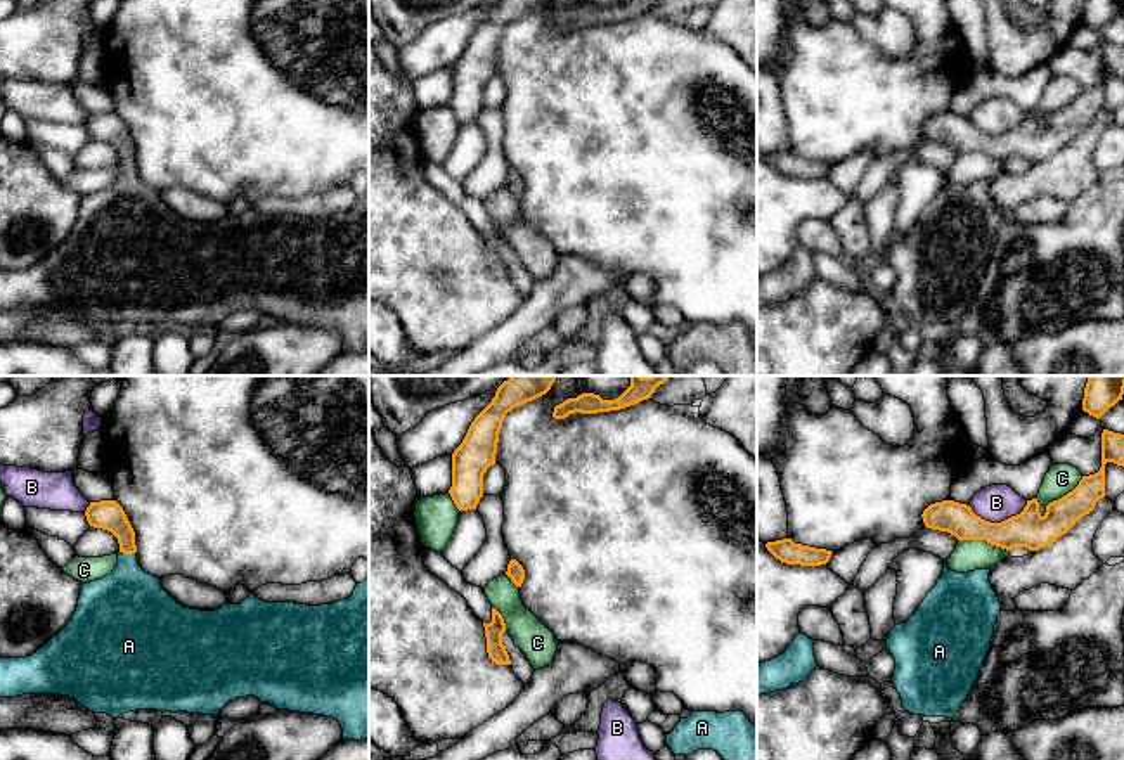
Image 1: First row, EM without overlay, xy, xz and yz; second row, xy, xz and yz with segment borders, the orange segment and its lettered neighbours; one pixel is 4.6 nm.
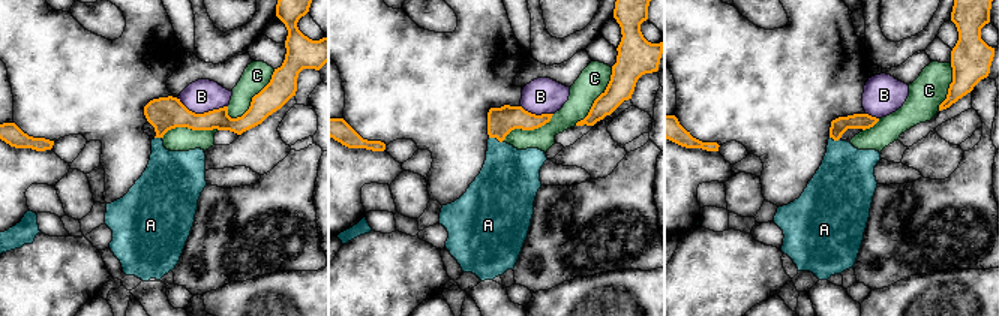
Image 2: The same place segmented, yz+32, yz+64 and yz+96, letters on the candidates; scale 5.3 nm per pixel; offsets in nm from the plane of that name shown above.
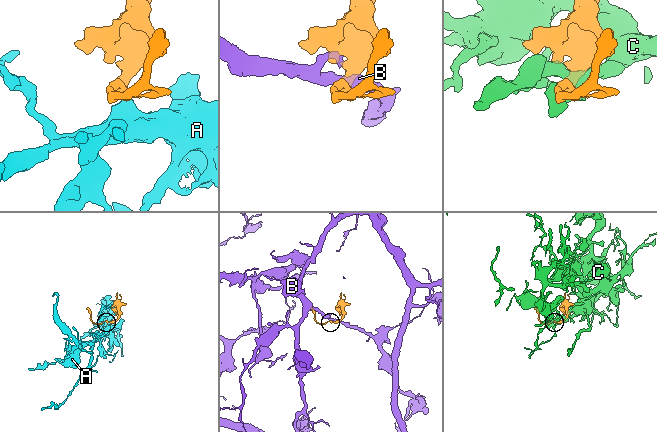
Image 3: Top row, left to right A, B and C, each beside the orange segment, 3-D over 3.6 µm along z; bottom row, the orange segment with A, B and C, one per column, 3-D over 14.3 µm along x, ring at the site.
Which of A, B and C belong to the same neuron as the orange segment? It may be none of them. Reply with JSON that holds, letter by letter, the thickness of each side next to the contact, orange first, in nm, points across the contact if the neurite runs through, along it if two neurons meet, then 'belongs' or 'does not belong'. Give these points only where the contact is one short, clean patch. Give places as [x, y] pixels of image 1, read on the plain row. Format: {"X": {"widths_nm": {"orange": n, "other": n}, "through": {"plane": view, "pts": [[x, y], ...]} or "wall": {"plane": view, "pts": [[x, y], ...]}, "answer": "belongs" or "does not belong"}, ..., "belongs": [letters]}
{"A": {"widths_nm": {"orange": 140, "other": 360}, "through": {"plane": "xy", "pts": [[108, 127], [125, 146], [127, 165], [129, 218]]}, "answer": "belongs"}, "B": {"widths_nm": {"orange": 170, "other": 170}, "wall": {"plane": "yz", "pts": [[1027, 113], [1019, 125], [1000, 134], [982, 132], [968, 116]]}, "answer": "does not belong"}, "C": {"widths_nm": {"orange": 170, "other": 140}, "answer": "does not belong"}, "belongs": ["A"]}

